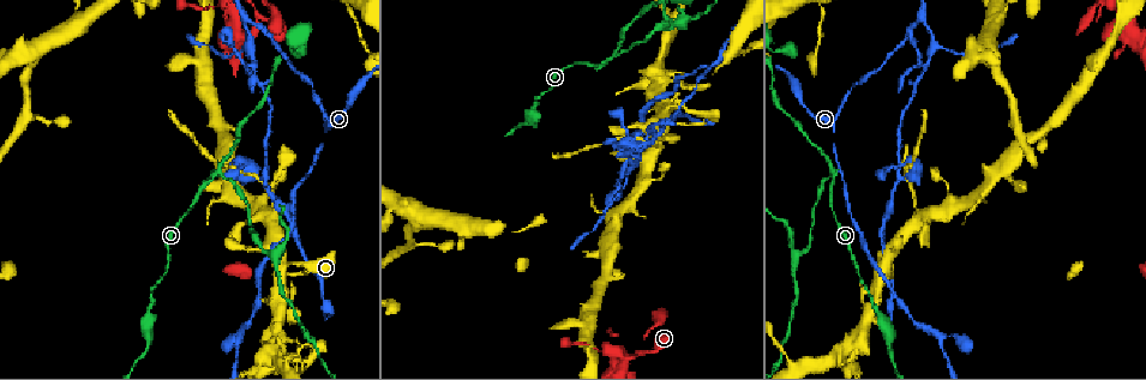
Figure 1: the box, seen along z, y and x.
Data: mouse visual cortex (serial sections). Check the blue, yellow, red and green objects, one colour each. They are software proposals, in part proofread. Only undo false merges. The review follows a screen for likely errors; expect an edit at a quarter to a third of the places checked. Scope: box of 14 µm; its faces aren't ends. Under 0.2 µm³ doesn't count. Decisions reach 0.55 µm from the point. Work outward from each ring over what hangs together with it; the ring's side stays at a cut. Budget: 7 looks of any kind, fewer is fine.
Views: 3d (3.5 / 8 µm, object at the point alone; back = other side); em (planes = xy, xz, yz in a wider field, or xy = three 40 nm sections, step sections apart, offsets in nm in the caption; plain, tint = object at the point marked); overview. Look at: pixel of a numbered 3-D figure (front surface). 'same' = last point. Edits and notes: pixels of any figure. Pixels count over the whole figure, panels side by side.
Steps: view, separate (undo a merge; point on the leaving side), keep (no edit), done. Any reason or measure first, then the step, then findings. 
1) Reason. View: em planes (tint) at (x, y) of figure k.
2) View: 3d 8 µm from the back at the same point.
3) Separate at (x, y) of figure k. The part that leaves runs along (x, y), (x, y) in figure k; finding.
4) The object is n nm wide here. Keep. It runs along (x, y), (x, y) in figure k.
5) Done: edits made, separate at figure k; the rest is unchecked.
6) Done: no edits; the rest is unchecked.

Sharp bend. View: 3d 3.5 µm at (219, 171) of figure 1.

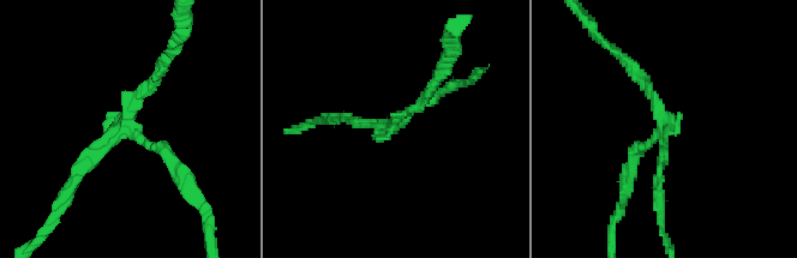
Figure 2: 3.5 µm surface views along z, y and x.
3 arms meet here; the arms are 100, 150, 200 nm wide; now the EM. View: em xy step 1 (tint) at (123, 128) of figure 2.

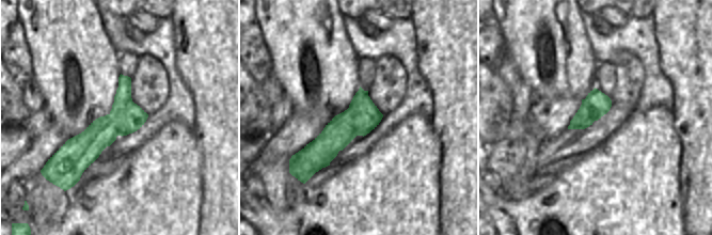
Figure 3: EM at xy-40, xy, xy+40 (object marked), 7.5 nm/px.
View: em xy step 3 (tint) at the same point.

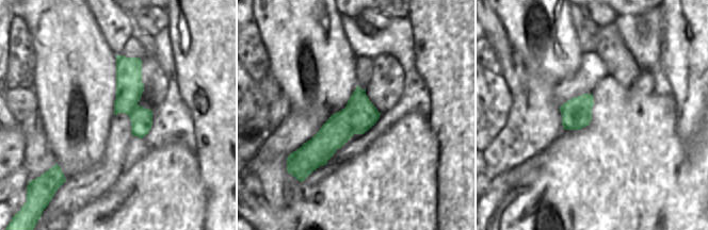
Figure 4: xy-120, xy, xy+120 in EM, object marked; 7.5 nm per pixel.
Separate at (160, 145) of figure 2. The part that leaves runs along (129, 127), (166, 150), (195, 198) in figure 2; two cells meet here.

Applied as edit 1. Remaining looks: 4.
Branch point. View: 3d 8 µm at (665, 112) of figure 1.

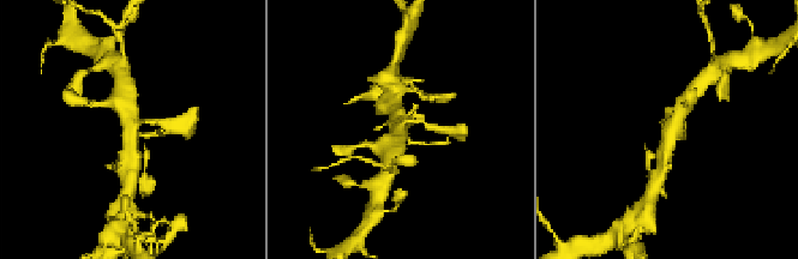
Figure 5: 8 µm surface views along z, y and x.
View: em xy step 1 (tint) at (670, 123) of figure 5.

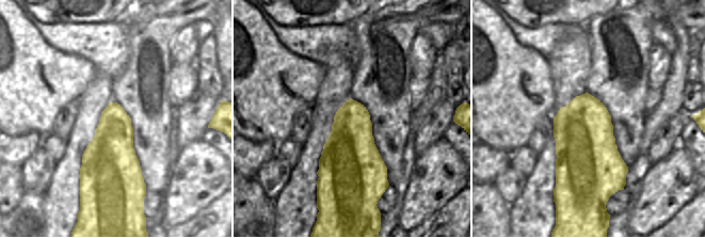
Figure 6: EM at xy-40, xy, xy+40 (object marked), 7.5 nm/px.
Keep. It runs along (158, 121), (130, 125), (120, 100) in figure 5; continuous, no second cell.

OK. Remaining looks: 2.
Two arms in line, one across. View: 3d 8 µm at (271, 219) of figure 1.

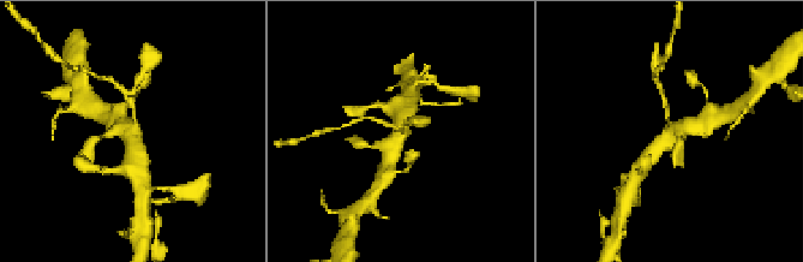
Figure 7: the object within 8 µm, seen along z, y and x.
View: em xy step 2 (tint) at (396, 139) of figure 7.

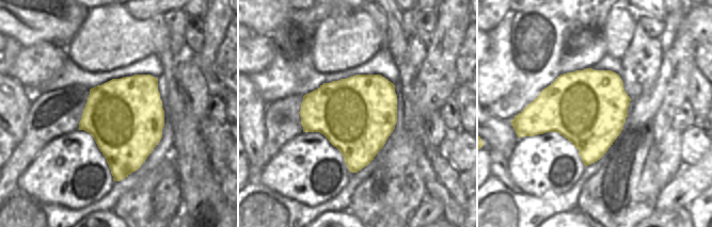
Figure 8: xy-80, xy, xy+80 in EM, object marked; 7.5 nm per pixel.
The object is 550 nm wide here. Separate at (129, 94) of figure 7. The part that leaves runs along (667, 117), (655, 70) in figure 7; two cells meet here.

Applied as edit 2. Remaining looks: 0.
Done: edits made, separate at figure 2, separate at figure 7; the rest is unchecked.

